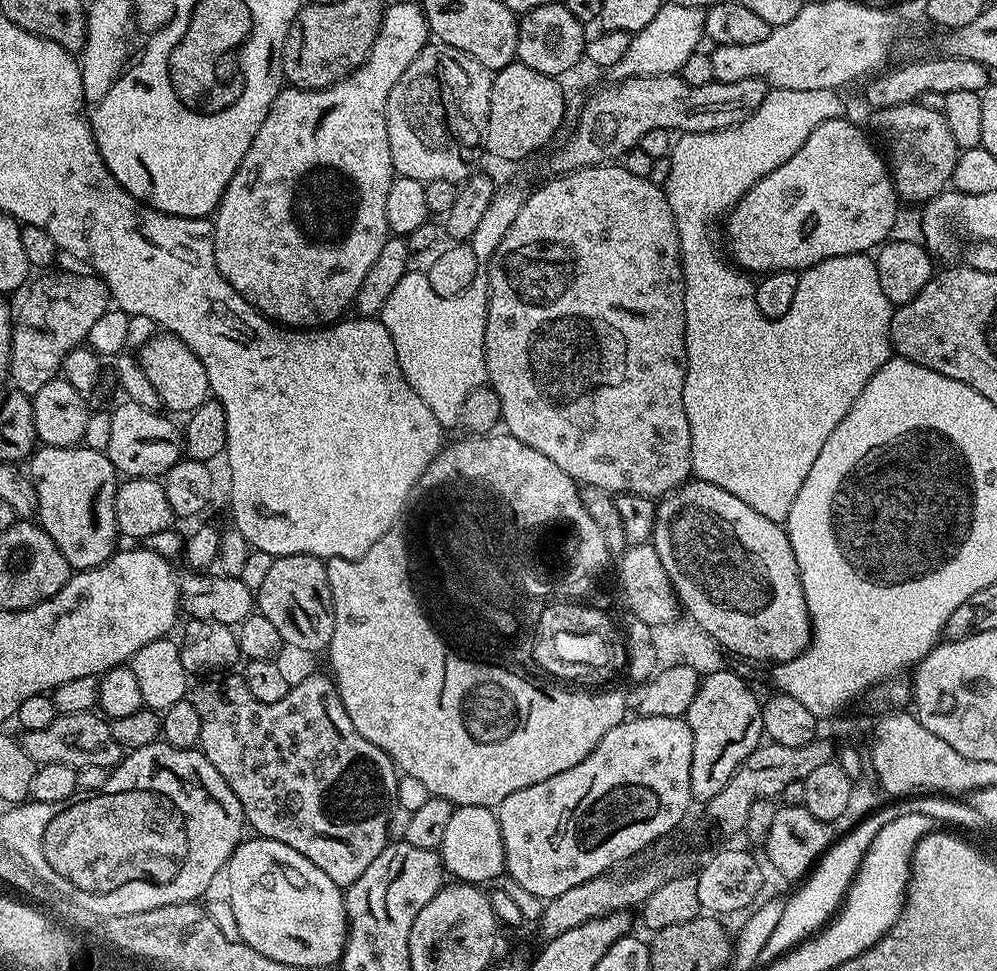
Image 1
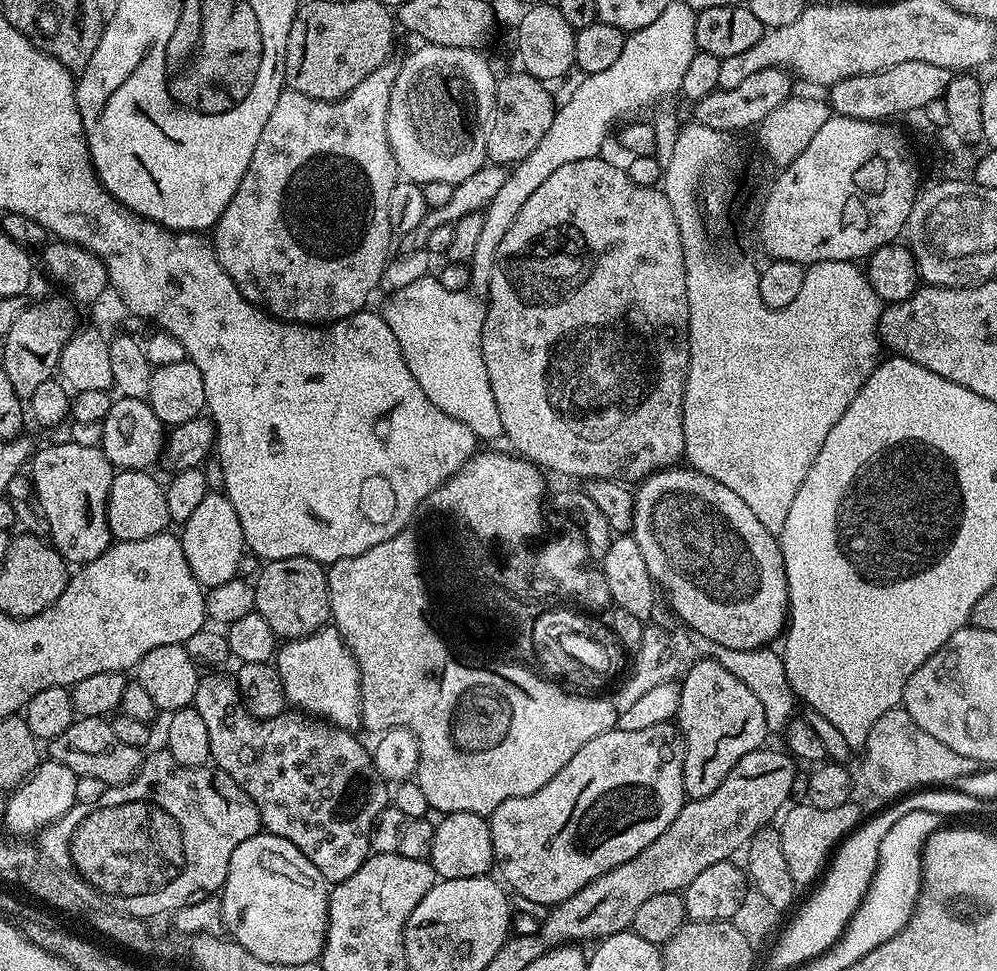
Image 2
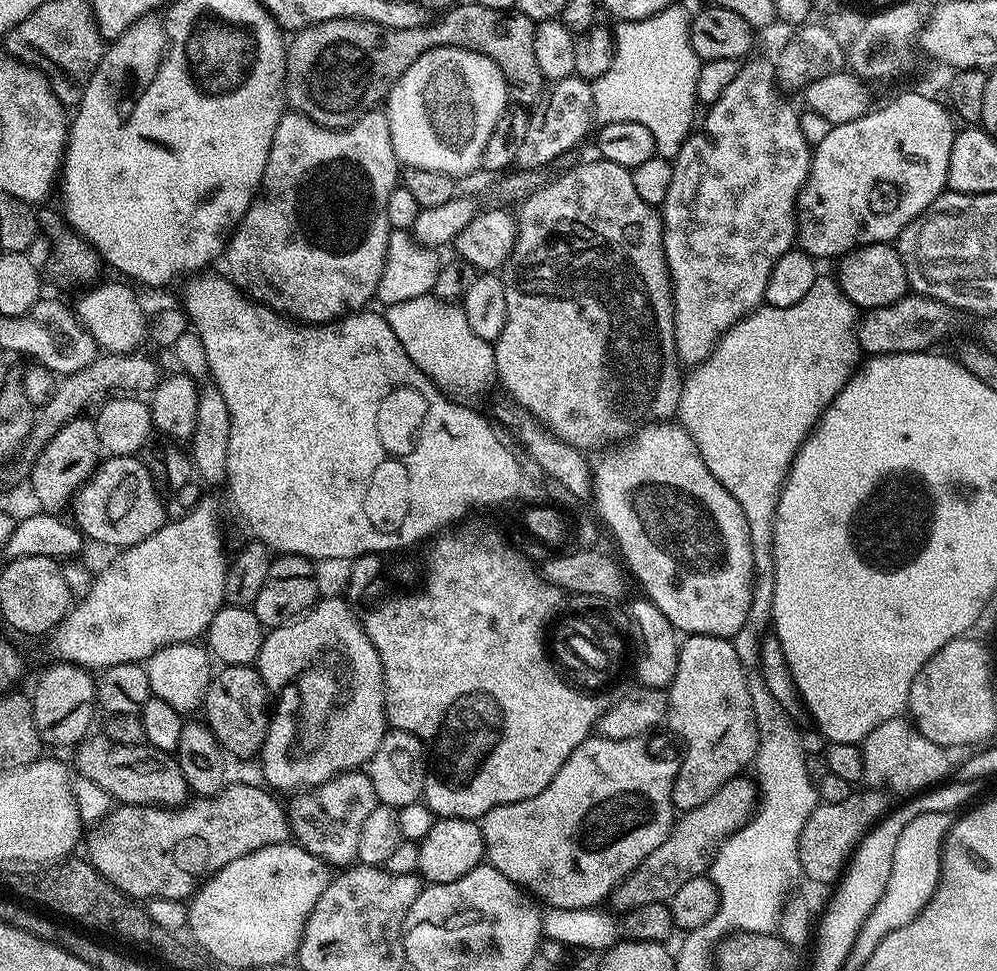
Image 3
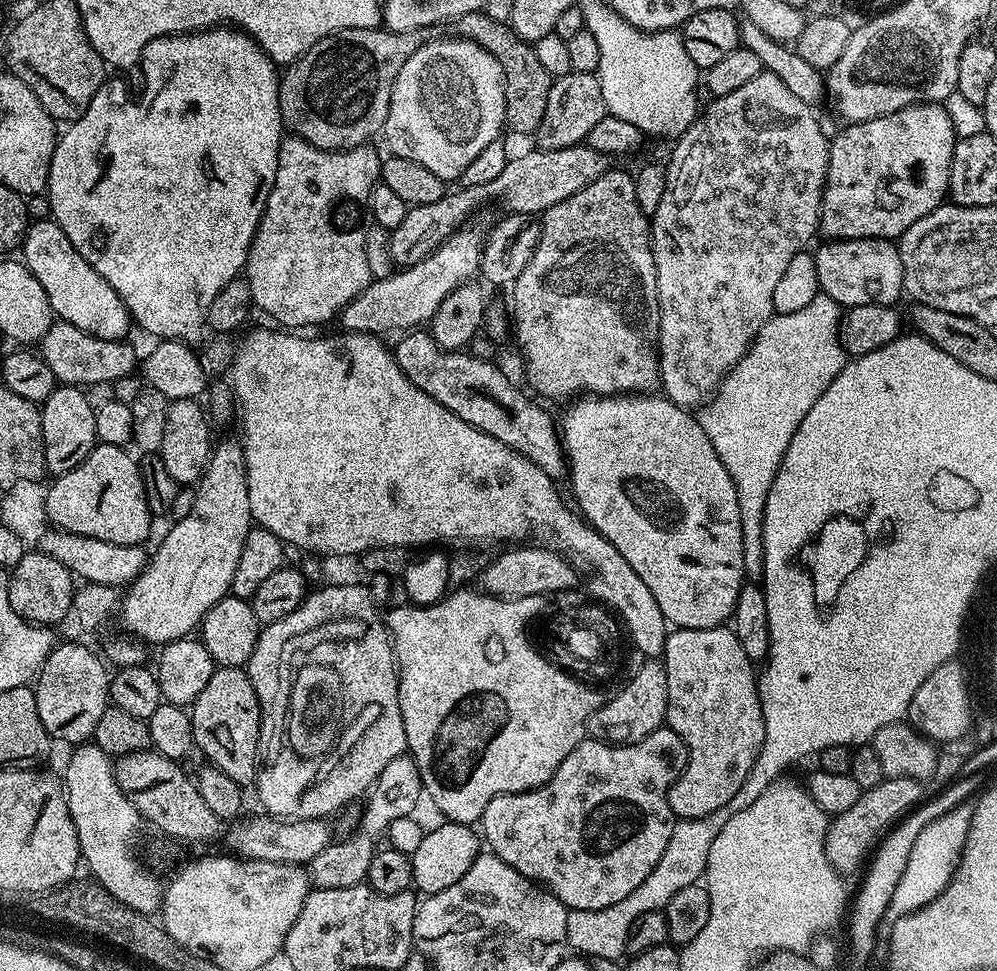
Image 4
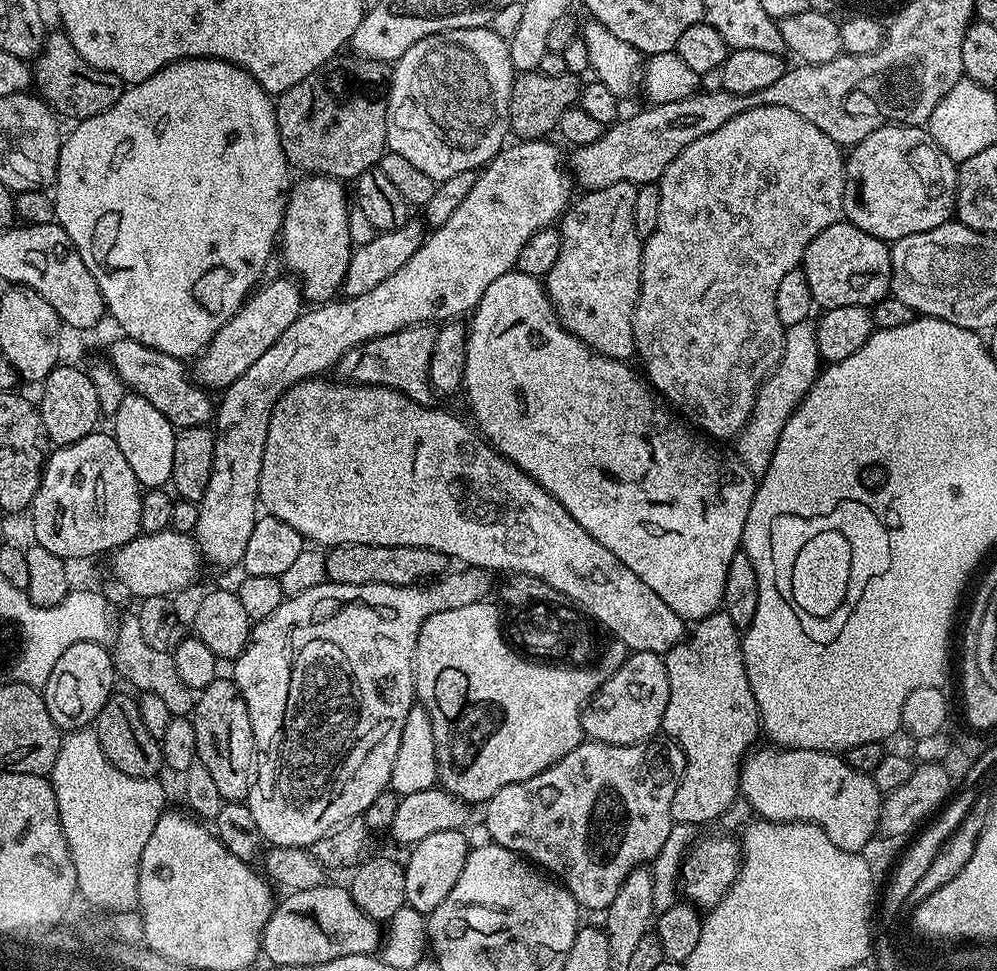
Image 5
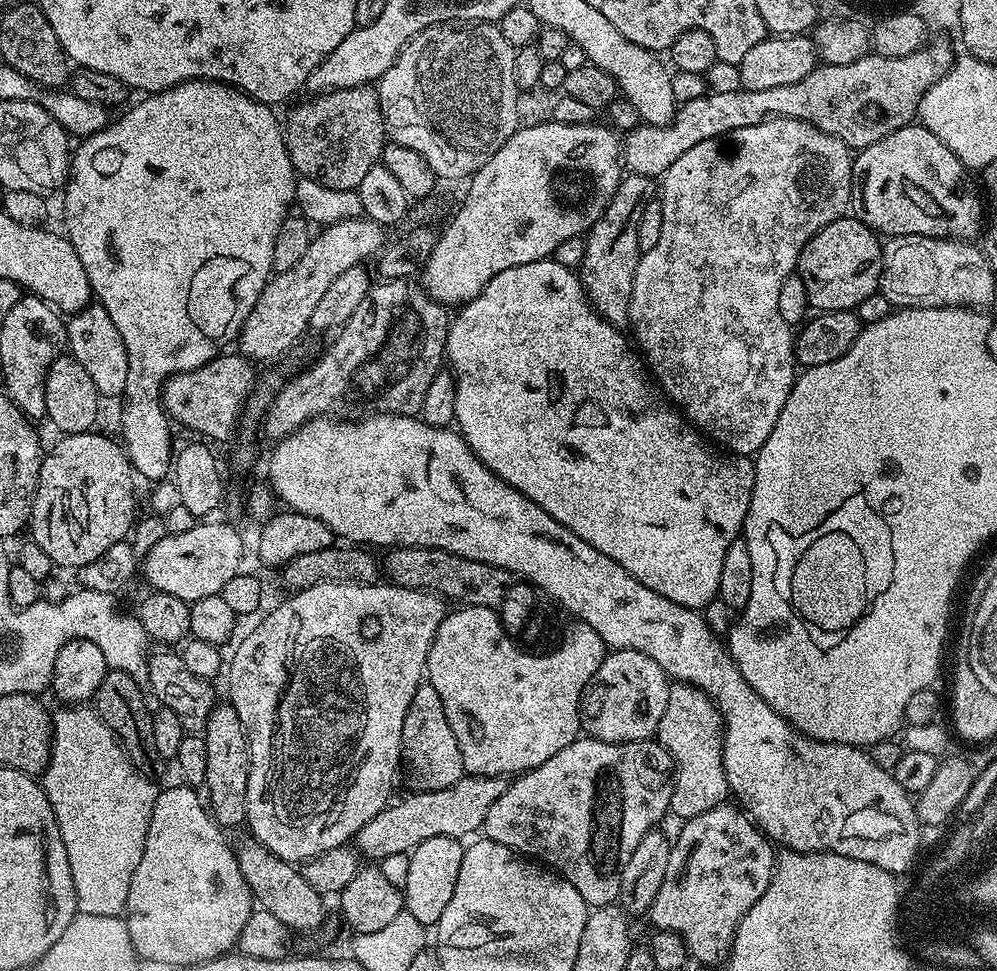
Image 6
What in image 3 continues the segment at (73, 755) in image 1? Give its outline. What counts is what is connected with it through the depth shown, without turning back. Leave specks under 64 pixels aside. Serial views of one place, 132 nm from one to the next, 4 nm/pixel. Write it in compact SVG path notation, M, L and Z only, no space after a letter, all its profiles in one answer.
M89 734L75 745L75 752L75 775L94 782L94 786L102 786L102 790L120 804L178 806L189 797L190 789L175 755L153 748L147 742L122 746L122 742L114 742L109 736Z

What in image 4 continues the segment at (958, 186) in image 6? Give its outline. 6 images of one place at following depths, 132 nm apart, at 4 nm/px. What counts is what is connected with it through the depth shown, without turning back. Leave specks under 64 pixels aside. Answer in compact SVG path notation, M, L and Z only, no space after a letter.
M943 103L934 104L915 104L909 108L898 110L894 114L886 114L882 118L874 118L873 120L863 120L857 124L848 124L835 137L831 137L828 146L828 173L826 174L826 182L824 183L824 197L820 203L820 227L821 233L825 232L828 240L857 240L858 238L878 238L879 240L895 241L906 230L910 230L910 226L914 226L914 222L918 222L918 218L926 218L926 214L930 214L937 206L945 203L948 196L948 179L950 178L950 162L952 161L952 151L957 142L956 131L950 122L950 118L946 114Z

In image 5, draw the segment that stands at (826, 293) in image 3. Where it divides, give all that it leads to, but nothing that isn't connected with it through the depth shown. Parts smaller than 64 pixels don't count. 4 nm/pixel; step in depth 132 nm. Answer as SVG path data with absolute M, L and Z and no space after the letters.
M812 322L795 324L784 333L784 357L780 359L776 369L767 380L760 385L760 393L752 407L752 417L738 437L740 443L739 459L752 471L752 475L759 478L766 474L770 466L770 458L774 458L774 450L778 446L778 438L782 438L782 430L794 410L804 400L804 396L814 386L817 376L822 371L822 361L818 342L816 341L816 325Z

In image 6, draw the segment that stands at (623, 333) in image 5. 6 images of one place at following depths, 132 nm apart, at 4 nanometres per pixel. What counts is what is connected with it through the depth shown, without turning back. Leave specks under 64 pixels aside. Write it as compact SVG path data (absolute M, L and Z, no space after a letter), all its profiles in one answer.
M625 175L606 210L586 233L584 257L578 269L580 283L597 314L617 326L628 324L634 274L642 255L638 246L638 218L642 218L646 198L655 197L657 192L653 177Z

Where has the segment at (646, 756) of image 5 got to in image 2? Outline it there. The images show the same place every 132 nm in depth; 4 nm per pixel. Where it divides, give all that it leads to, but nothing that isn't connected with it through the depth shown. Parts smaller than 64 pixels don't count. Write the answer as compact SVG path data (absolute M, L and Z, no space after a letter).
M672 722L649 726L646 730L622 730L615 727L611 732L598 734L598 738L590 738L590 742L586 742L586 746L582 746L582 750L578 750L578 754L574 754L574 758L570 758L570 762L566 762L566 766L562 766L562 770L558 770L558 774L554 774L554 778L546 782L546 786L542 786L542 790L534 794L526 794L522 798L510 798L492 811L488 820L488 829L492 839L494 864L498 872L500 868L499 875L503 883L513 893L545 906L555 906L566 902L570 894L578 894L578 890L582 890L586 882L614 870L614 866L622 866L622 862L630 862L630 858L646 850L646 846L650 846L650 842L654 842L654 838L658 838L658 834L662 834L662 830L666 830L666 826L674 822L674 818L680 813L680 808L685 802L684 738L680 735L679 727Z

